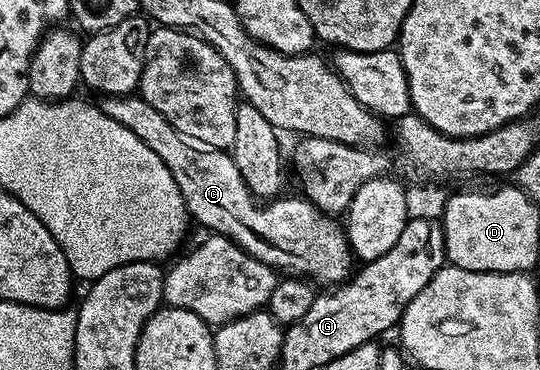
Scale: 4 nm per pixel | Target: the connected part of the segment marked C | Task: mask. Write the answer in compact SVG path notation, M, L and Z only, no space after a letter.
M138 94L103 96L101 107L106 116L133 130L133 134L165 162L169 174L173 174L173 182L181 190L188 217L208 228L208 233L227 236L238 248L244 248L253 258L280 274L310 278L323 286L338 286L351 279L357 260L344 225L340 221L338 224L334 215L320 212L310 199L276 198L260 202L241 178L230 151L200 146L188 140Z

